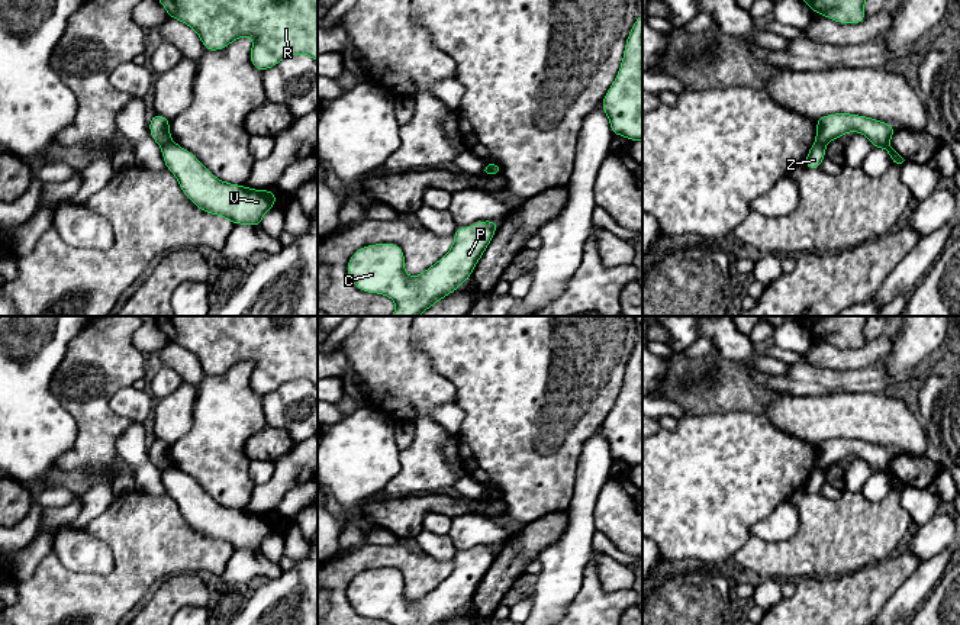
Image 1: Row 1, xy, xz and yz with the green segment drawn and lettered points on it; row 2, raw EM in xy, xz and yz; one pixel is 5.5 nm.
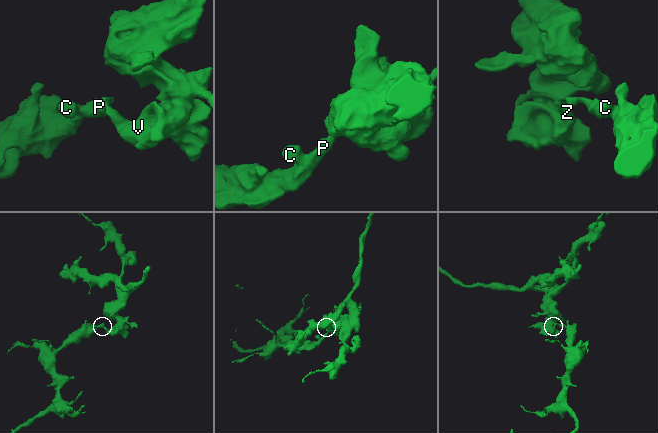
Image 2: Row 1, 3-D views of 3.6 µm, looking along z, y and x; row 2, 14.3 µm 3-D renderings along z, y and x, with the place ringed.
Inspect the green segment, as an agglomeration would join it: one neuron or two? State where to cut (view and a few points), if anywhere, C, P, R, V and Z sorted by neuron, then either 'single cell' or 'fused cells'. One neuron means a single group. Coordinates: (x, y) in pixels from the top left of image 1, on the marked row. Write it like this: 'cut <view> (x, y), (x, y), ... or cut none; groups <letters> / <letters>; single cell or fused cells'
cut xy (170, 139), (161, 147); groups C P / R V Z; fused cells

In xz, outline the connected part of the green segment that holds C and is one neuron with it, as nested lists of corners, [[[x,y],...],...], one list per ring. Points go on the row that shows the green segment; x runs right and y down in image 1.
[[[481,220],[474,226],[457,228],[451,249],[432,267],[413,278],[405,273],[405,254],[396,244],[374,244],[360,248],[351,255],[347,271],[357,289],[393,299],[396,302],[396,310],[392,316],[419,316],[468,280],[499,223]]]

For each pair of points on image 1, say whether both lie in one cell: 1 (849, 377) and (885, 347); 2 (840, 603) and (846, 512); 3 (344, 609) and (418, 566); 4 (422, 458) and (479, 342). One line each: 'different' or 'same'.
1: different
2: different
3: same
4: different

